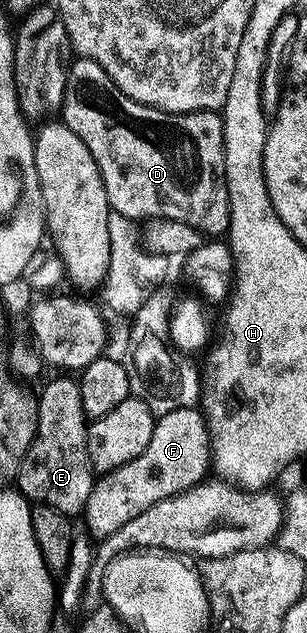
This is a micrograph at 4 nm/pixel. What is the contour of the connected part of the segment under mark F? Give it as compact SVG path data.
M199 407L170 410L170 414L157 419L154 434L150 434L150 442L138 458L103 473L93 483L83 517L88 518L96 537L114 534L114 530L126 526L126 522L150 510L150 506L201 483L209 475L211 462L212 435L203 411Z

